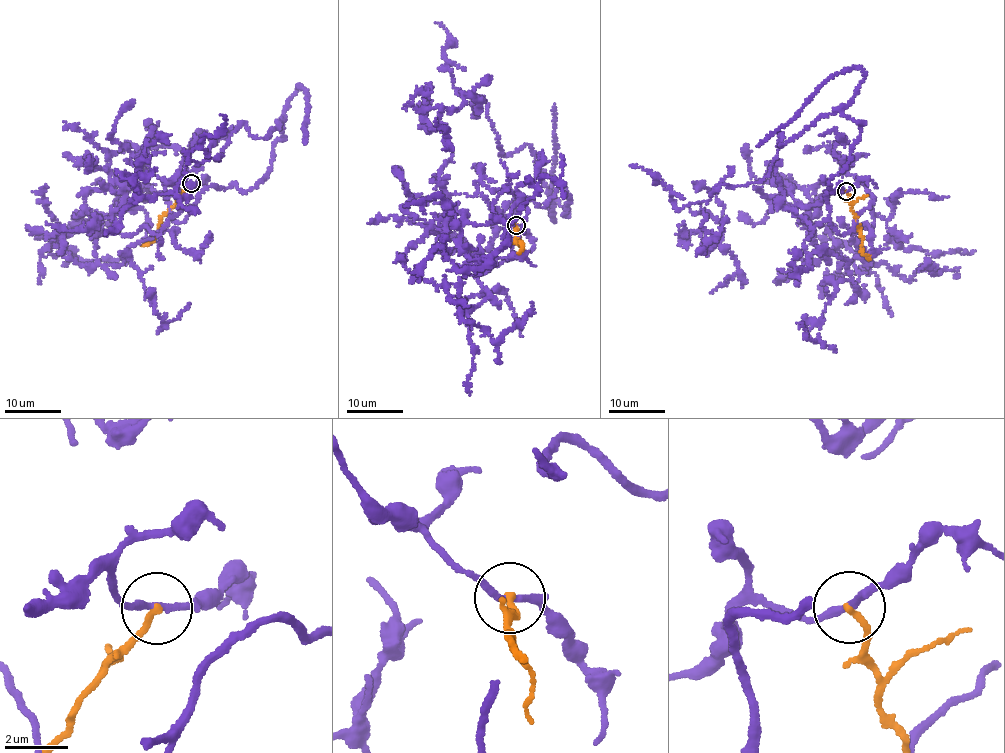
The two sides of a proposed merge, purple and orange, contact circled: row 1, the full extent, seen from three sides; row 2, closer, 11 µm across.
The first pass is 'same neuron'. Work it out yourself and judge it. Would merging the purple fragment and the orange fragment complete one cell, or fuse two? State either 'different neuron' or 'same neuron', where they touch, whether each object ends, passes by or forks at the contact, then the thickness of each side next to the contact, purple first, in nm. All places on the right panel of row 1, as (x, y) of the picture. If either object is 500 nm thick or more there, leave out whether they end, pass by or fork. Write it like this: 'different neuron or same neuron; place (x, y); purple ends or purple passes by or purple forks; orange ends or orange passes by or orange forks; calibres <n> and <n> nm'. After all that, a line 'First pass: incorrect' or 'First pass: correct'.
different neuron; place (846, 191); purple passes by; orange ends; calibres 200 and 200 nm
First pass: incorrect

